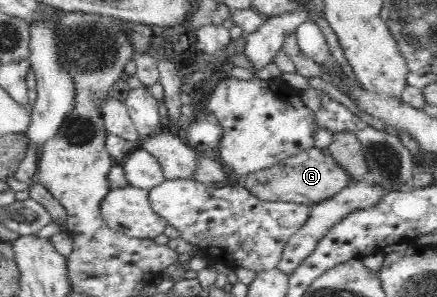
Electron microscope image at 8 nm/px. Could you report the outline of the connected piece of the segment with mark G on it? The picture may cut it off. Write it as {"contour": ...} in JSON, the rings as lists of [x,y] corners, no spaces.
{"contour":[[[311,147],[294,157],[285,159],[280,165],[269,167],[267,170],[255,171],[247,176],[244,187],[263,201],[292,202],[314,206],[331,200],[336,194],[350,186],[351,181],[348,172],[337,163],[328,147],[324,149]]]}

